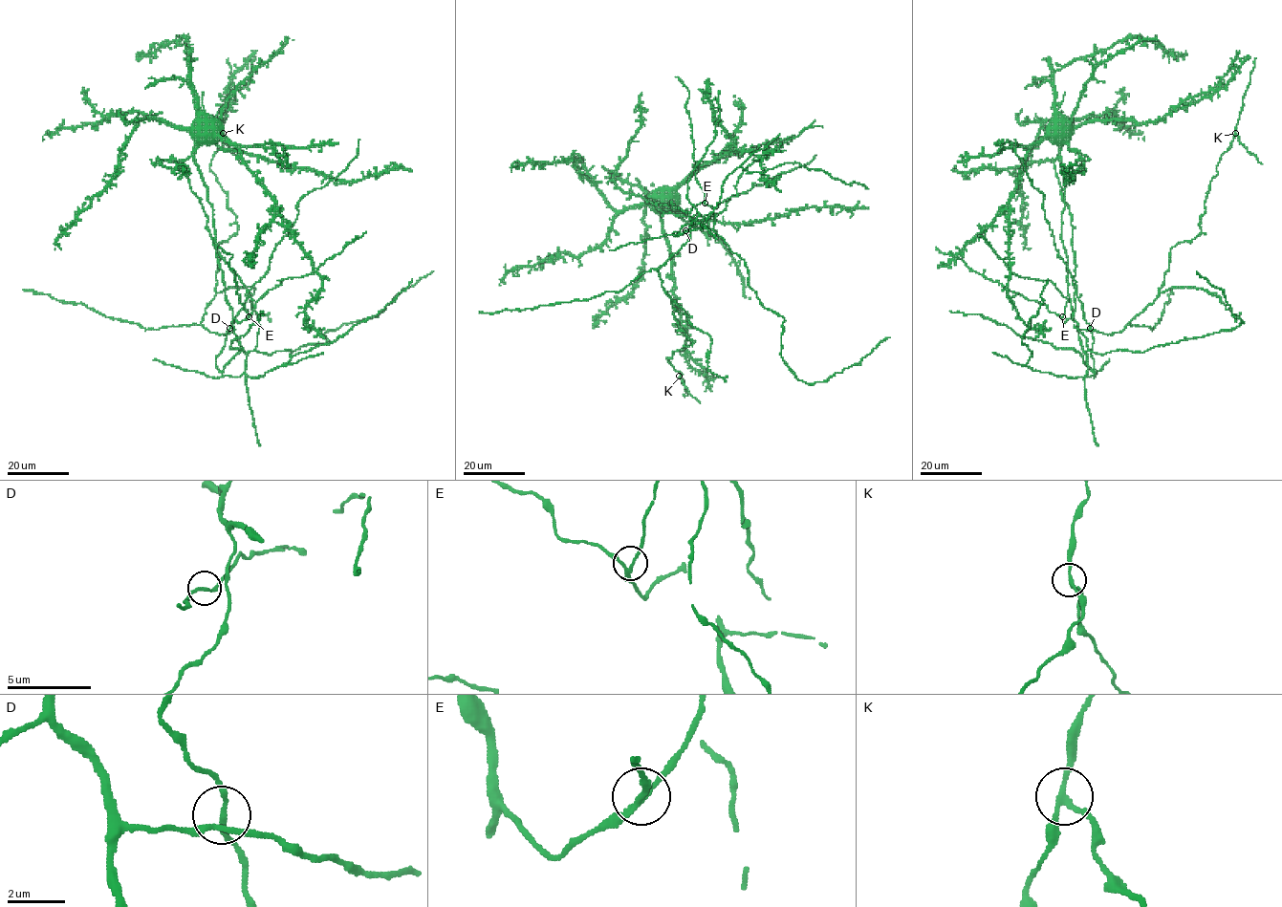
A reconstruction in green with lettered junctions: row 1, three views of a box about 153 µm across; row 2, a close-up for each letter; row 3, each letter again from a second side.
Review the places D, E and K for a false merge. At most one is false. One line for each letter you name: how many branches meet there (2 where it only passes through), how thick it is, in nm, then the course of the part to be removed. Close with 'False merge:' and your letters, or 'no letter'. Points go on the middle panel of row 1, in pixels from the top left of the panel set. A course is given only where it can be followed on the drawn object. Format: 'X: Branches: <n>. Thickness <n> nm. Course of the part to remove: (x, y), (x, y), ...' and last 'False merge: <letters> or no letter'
K: Branches: 3. Thickness 160 nm. Course of the part to remove: (680, 376), (687, 391), (700, 402)
False merge: K

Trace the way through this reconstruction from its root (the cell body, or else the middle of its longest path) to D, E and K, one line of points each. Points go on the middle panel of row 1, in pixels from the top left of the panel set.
D: (658, 200), (655, 195), (647, 200), (639, 194), (664, 213), (699, 213), (704, 217), (685, 230)
E: (658, 200), (650, 194), (653, 203), (668, 205), (672, 202), (674, 208), (688, 213), (694, 205), (705, 203)
K: (658, 200), (691, 222), (688, 241), (657, 269), (675, 320), (695, 341), (665, 357), (680, 376)

